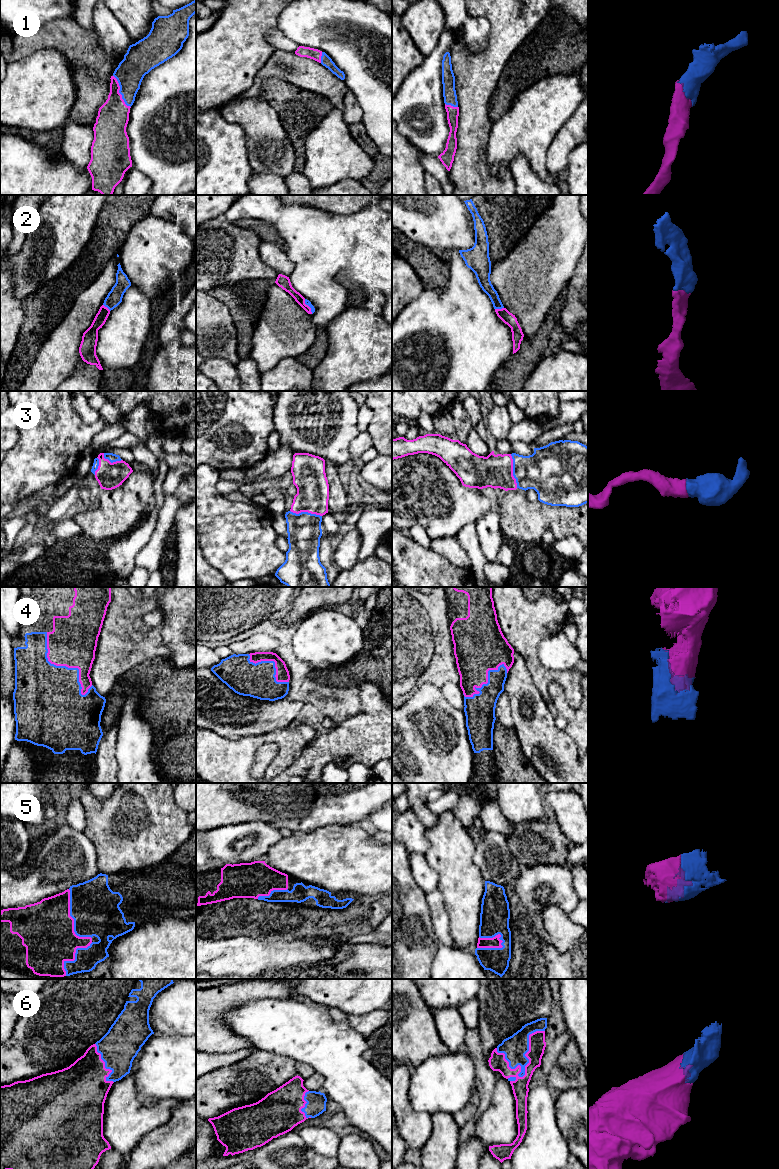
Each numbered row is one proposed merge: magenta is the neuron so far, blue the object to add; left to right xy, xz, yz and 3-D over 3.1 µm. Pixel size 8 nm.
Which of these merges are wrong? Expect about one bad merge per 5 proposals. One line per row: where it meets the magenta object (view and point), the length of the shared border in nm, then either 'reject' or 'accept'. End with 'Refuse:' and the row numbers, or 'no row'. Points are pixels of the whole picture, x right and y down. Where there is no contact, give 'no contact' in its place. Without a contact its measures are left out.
1: xy (118, 92) | 300 nm | accept
2: xz (308, 306) | 140 nm | accept
3: yz (512, 471) | 280 nm | accept
4: xy (63, 665) | 600 nm | accept
5: xy (73, 919) | 440 nm | accept
6: yz (529, 1050) | 440 nm | accept
Refuse: no row

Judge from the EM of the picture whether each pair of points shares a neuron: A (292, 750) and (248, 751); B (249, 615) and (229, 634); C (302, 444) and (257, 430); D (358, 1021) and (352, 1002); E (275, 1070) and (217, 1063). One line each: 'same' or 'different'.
A: same
B: same
C: different
D: different
E: different

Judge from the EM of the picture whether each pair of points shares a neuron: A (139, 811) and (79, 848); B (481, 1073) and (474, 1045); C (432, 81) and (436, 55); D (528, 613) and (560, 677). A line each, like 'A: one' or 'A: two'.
A: two
B: one
C: one
D: one

